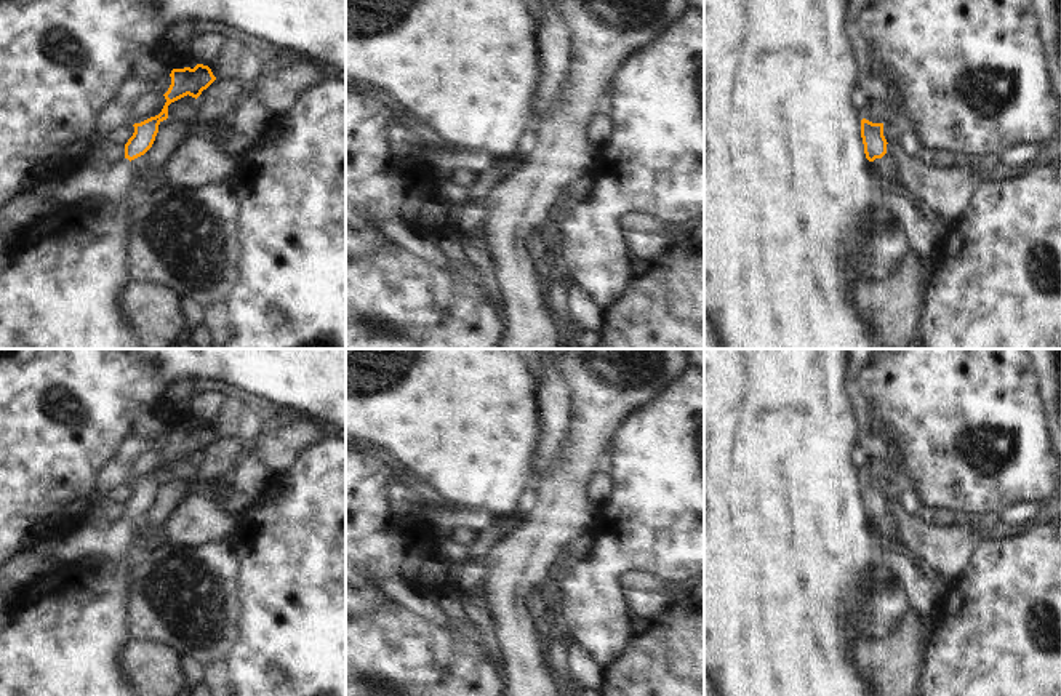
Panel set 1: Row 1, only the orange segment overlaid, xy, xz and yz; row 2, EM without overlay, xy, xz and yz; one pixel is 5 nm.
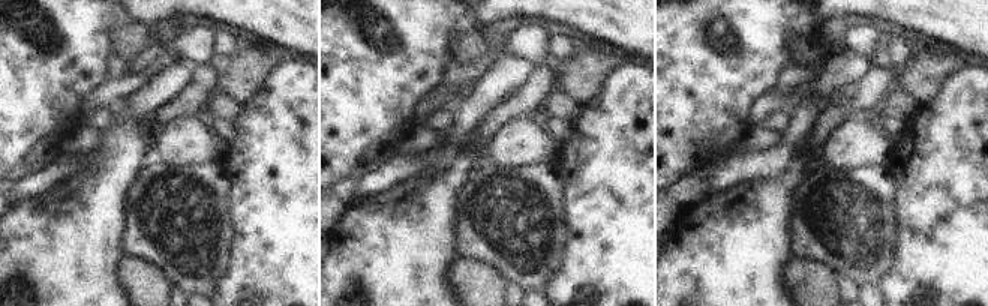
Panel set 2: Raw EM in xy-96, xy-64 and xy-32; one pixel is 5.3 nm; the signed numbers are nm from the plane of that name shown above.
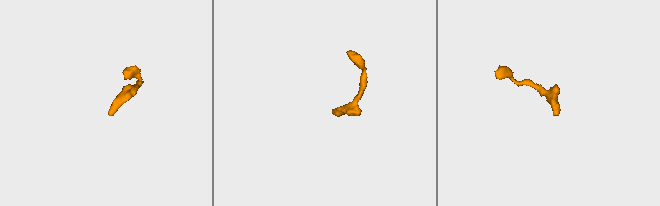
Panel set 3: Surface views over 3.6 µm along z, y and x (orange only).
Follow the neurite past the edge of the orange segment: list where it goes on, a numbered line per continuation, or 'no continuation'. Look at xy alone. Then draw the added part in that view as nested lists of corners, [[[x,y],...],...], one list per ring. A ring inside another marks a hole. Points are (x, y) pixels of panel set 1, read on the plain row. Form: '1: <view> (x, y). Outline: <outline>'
1: xy (84, 543). Outline: [[[122,517],[106,528],[82,523],[67,530],[54,544],[51,558],[56,566],[83,565],[93,558],[122,565],[131,550],[134,528],[128,517]]]

